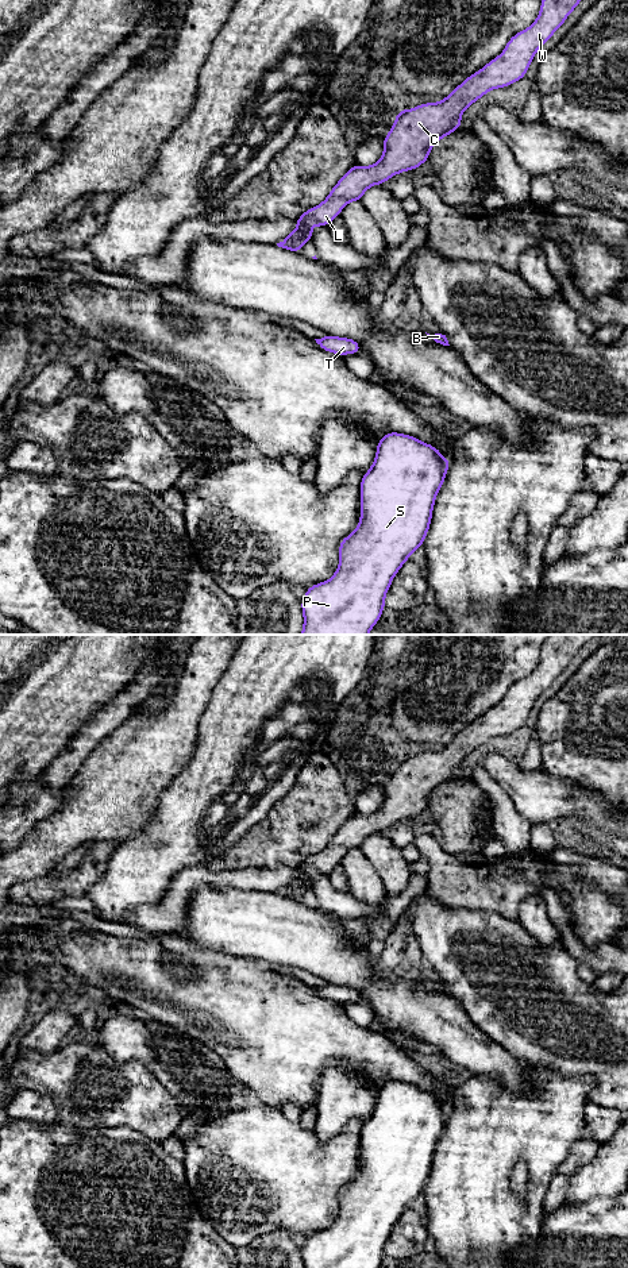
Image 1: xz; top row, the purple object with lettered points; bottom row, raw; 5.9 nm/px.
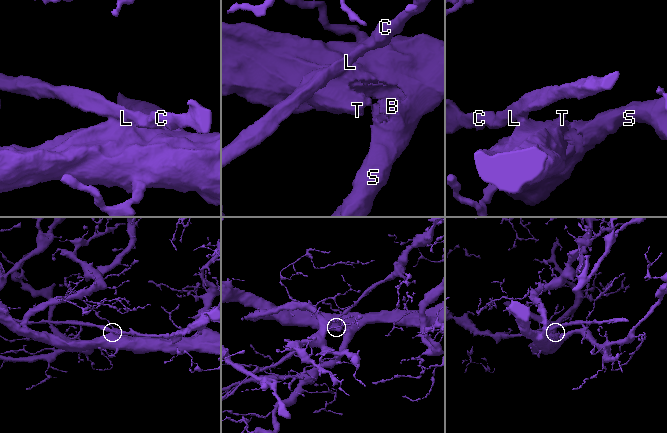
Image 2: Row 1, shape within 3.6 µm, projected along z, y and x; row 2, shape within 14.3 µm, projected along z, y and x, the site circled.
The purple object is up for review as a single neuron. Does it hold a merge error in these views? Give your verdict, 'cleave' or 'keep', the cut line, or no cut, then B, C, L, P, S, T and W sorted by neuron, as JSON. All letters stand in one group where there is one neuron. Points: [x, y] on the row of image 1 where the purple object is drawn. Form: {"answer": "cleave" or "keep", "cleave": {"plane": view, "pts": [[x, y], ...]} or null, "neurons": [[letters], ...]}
{"answer": "cleave", "cleave": {"plane": "xz", "pts": [[303, 234], [299, 239], [285, 241]]}, "neurons": [["B", "P", "S", "T"], ["C", "L", "W"]]}

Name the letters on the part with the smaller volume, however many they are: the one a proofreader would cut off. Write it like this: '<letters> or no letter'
C, L, W

